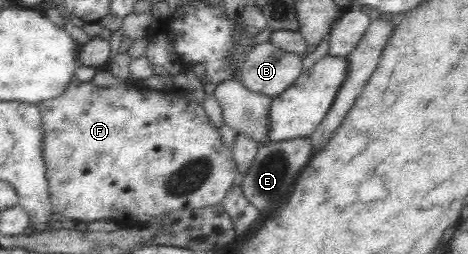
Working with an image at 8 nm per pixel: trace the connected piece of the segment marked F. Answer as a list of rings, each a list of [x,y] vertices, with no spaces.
[[[76,79],[71,81],[66,93],[61,98],[51,99],[39,103],[41,120],[43,120],[43,159],[45,160],[45,174],[49,186],[49,195],[53,212],[62,213],[68,220],[91,223],[109,219],[114,221],[119,228],[136,227],[155,217],[169,215],[173,211],[195,211],[220,205],[227,195],[227,191],[238,181],[237,164],[234,161],[232,148],[229,148],[221,138],[220,127],[215,126],[204,110],[203,103],[192,102],[193,106],[184,104],[183,95],[167,93],[165,91],[149,91],[149,89],[135,89],[133,85],[125,86],[122,83],[112,85],[110,88],[95,86],[91,82],[80,82]]]

